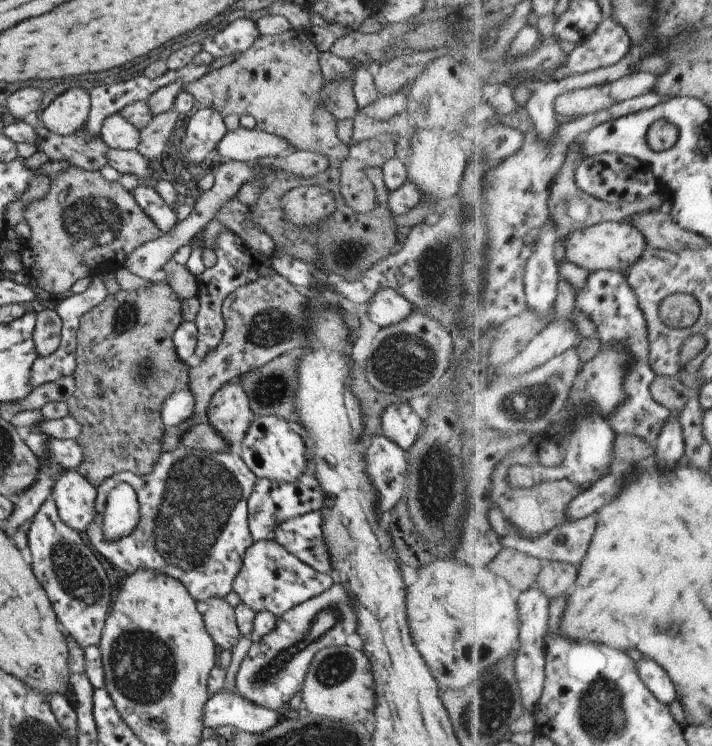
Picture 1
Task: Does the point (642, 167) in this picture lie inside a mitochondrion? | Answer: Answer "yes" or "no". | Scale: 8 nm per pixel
no

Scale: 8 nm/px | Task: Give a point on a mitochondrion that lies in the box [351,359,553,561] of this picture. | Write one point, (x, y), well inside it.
(435, 471)

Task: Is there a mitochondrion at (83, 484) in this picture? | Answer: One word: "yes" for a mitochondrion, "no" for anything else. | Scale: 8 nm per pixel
no

